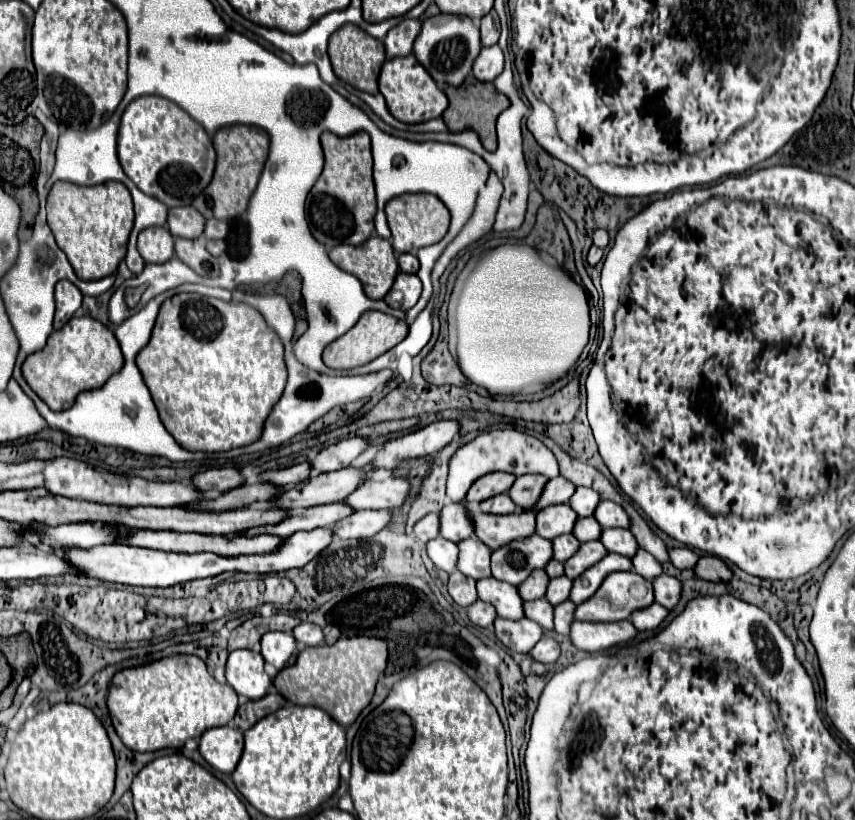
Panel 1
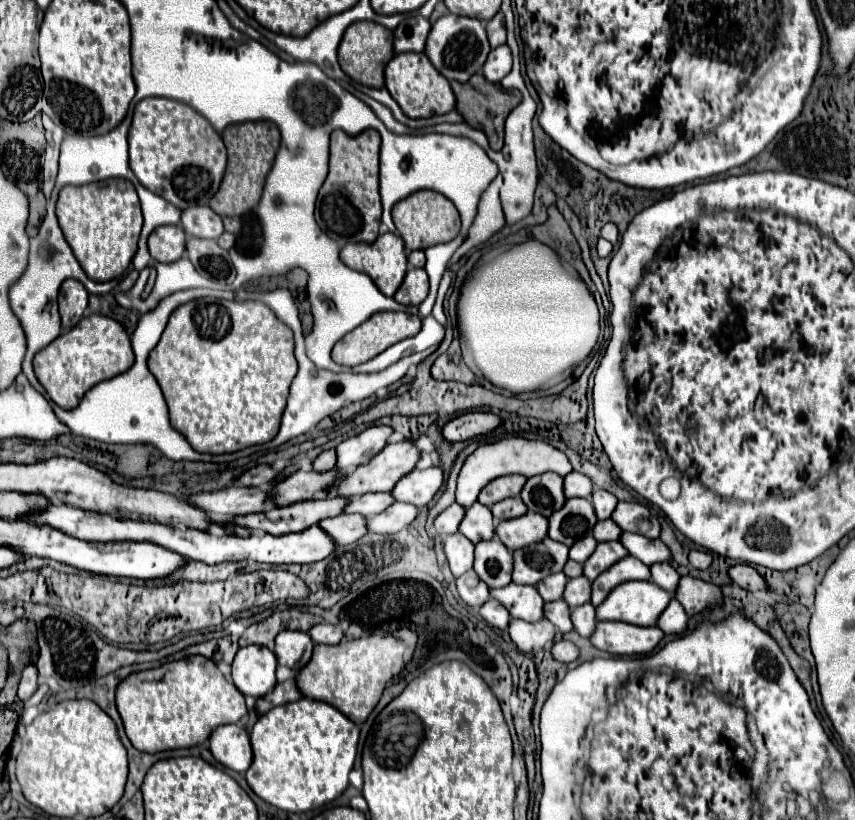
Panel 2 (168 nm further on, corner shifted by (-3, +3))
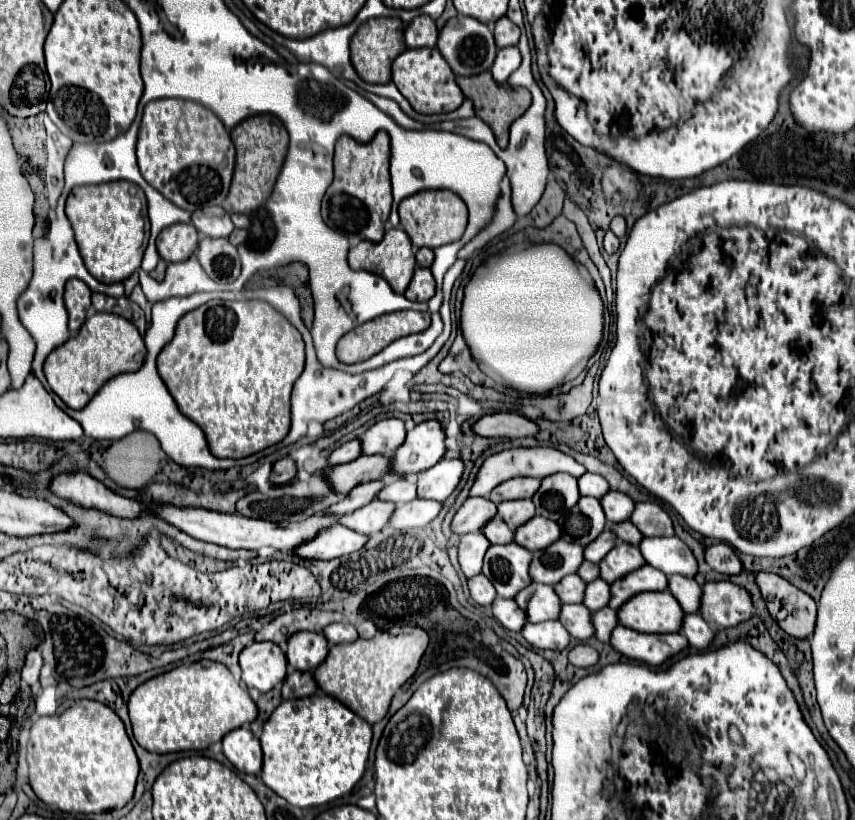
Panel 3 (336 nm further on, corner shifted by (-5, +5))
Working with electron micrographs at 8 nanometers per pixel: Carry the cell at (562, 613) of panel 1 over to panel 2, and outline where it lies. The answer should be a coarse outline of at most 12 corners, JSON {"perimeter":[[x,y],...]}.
{"perimeter":[[593,604],[573,608],[571,620],[589,638],[597,624]]}

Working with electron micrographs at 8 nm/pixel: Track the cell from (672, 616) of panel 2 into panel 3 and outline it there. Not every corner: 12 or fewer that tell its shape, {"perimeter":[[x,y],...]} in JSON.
{"perimeter":[[685,614],[681,634],[703,650],[713,630],[697,614]]}

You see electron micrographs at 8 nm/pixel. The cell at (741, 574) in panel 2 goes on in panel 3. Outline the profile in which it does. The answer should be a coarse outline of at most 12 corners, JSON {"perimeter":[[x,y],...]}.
{"perimeter":[[777,574],[753,578],[789,636],[813,634],[817,604]]}

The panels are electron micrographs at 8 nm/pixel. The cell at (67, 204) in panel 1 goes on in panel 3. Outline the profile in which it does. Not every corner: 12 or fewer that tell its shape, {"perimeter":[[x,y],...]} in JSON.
{"perimeter":[[127,180],[77,186],[67,218],[99,282],[129,278],[149,240]]}

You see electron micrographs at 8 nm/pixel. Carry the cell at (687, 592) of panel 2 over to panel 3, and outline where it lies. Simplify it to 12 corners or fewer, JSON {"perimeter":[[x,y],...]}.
{"perimeter":[[731,582],[703,584],[699,614],[729,628],[755,608]]}

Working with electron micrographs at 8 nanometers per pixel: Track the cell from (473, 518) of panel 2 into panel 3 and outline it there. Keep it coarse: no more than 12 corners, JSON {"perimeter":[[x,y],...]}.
{"perimeter":[[491,518],[481,534],[491,544],[507,544],[513,530],[499,518]]}

